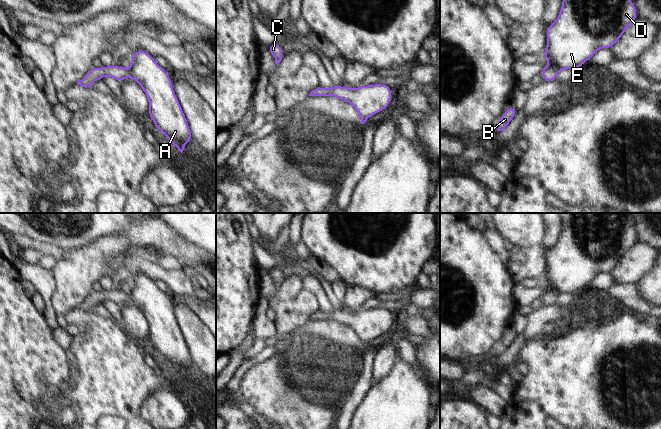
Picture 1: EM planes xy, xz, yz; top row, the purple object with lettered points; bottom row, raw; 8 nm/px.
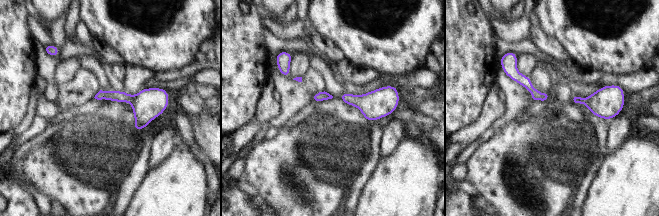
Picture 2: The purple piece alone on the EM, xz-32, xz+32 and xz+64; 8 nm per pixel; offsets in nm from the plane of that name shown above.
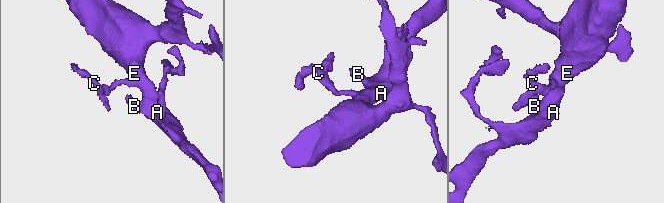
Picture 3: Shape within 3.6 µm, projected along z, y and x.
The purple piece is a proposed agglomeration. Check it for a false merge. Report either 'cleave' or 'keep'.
keep

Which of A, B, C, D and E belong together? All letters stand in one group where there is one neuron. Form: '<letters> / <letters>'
A B C D E

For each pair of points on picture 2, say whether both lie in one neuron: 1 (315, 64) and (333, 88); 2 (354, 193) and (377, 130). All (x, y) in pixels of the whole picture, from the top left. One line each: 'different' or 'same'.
1: same
2: same

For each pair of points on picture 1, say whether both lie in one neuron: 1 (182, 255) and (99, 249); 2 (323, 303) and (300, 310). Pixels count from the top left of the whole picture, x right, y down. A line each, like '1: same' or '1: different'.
1: different
2: different

